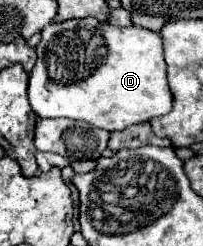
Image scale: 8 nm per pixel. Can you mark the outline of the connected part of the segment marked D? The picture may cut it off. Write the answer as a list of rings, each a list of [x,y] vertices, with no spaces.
[[[95,17],[51,23],[49,27],[45,27],[41,31],[41,41],[37,45],[37,63],[35,63],[35,67],[29,75],[29,103],[31,103],[33,111],[37,113],[37,117],[67,117],[67,119],[77,119],[77,121],[91,123],[91,125],[95,125],[99,129],[105,129],[105,131],[121,131],[129,125],[143,123],[143,121],[149,121],[153,117],[159,117],[159,115],[165,115],[165,113],[171,111],[173,99],[171,99],[171,91],[169,91],[169,85],[167,85],[165,71],[167,71],[167,65],[165,65],[165,59],[163,59],[163,41],[161,41],[159,33],[145,31],[143,27],[135,27],[135,25],[115,27],[115,25],[109,25],[105,21],[97,21]]]

